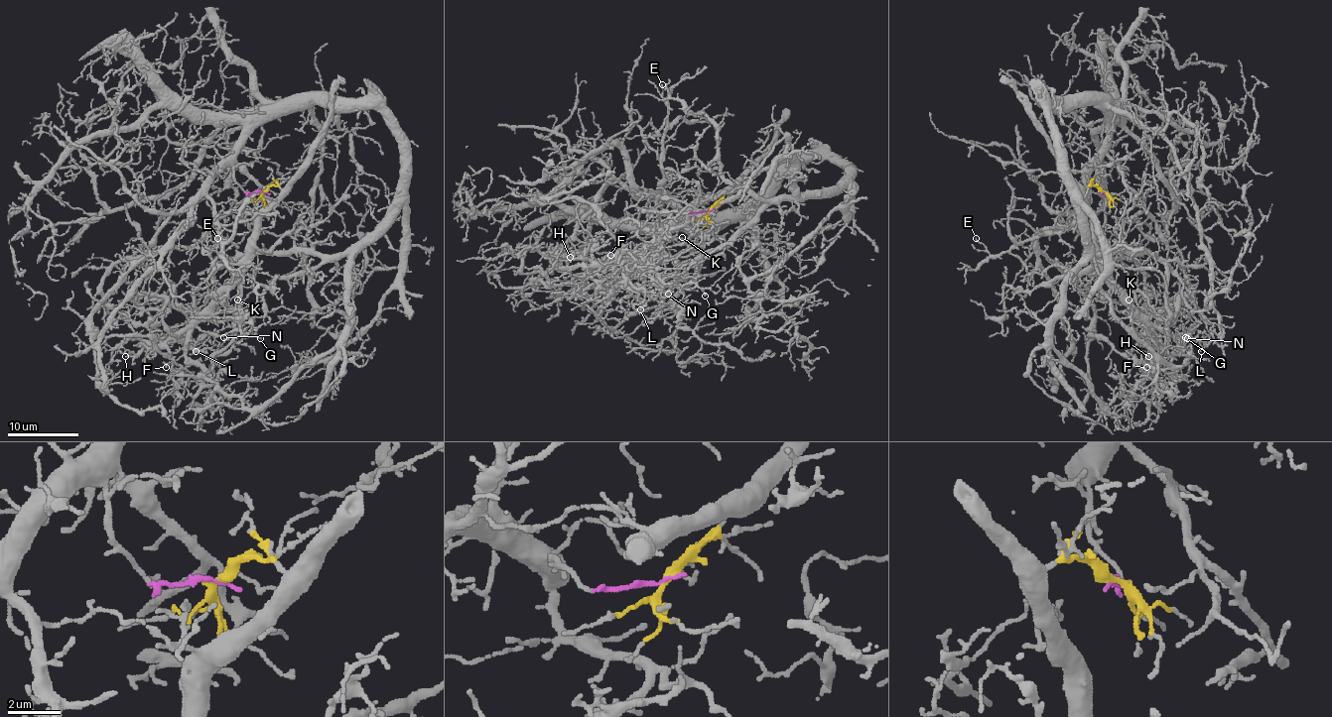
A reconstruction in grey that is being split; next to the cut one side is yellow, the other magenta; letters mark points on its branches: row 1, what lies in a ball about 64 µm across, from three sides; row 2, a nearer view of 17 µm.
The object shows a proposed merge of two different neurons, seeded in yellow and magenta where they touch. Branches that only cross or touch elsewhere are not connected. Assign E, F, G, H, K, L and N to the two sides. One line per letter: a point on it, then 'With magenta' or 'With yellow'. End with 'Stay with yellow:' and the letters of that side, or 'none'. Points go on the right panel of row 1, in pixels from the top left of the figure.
E: Place: (976, 238). With magenta
F: Place: (1146, 367). With yellow
G: Place: (1187, 338). With yellow
H: Place: (1148, 356). With yellow
K: Place: (1129, 299). With yellow
L: Place: (1201, 351). With yellow
N: Place: (1185, 337). With yellow
Stay with yellow: F, G, H, K, L, N

